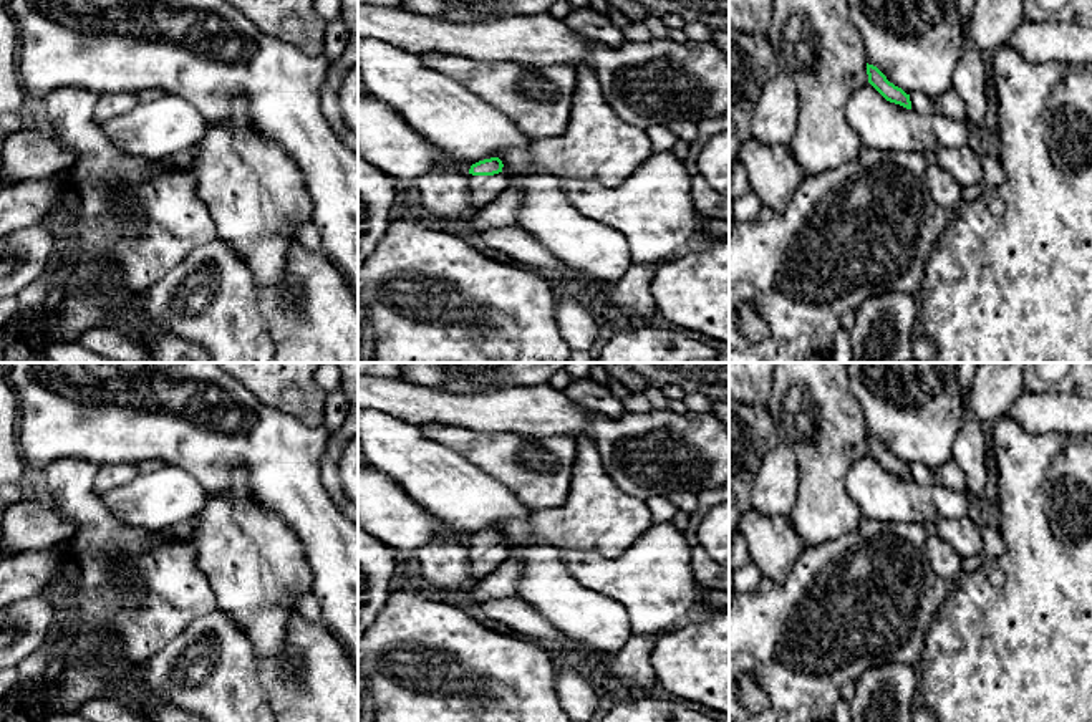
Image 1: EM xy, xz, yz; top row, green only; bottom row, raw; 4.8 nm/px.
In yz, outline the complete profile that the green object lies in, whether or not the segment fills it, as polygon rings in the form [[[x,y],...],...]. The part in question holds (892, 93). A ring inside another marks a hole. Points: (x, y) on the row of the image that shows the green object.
[[[867,63],[868,83],[890,103],[900,104],[906,109],[915,109],[921,114],[936,114],[938,109],[923,93],[906,94],[901,88],[895,86],[887,76],[873,65]]]

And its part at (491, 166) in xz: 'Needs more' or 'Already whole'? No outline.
Needs more

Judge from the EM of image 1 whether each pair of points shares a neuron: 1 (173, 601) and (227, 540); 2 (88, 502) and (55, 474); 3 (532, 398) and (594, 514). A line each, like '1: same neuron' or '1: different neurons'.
1: different neurons
2: same neuron
3: different neurons

